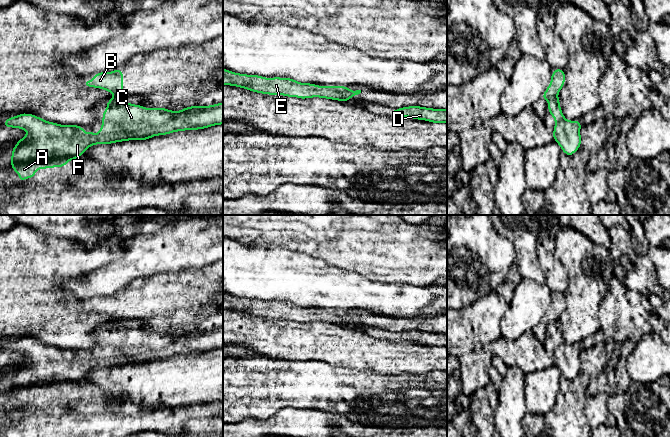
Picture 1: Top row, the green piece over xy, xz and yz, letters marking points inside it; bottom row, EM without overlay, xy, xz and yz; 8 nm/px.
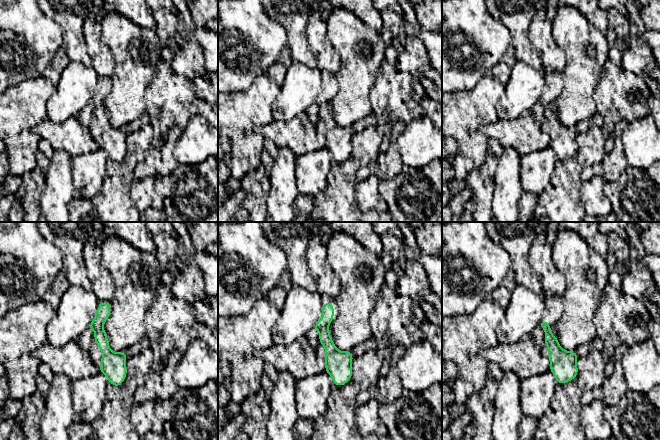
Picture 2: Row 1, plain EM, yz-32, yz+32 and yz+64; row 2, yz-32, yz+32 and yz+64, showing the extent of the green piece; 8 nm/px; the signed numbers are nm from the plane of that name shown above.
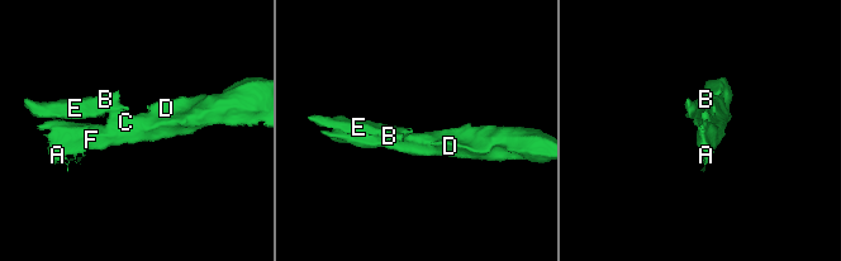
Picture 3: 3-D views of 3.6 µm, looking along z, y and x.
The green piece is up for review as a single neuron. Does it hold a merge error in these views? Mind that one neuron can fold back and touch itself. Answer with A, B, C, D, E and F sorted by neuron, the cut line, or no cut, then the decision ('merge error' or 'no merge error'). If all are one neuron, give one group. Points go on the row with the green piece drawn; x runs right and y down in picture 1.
A C D F / B E | yz (556, 95), (548, 101) | merge error

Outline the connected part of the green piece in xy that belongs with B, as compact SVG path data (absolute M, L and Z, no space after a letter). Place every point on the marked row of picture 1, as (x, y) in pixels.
M115 69L112 72L96 73L90 81L84 80L84 85L88 88L100 88L111 92L114 96L123 96L123 78L121 69Z

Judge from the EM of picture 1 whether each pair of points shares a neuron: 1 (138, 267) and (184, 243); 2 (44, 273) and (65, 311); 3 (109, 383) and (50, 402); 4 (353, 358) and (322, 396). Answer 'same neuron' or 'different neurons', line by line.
1: same neuron
2: same neuron
3: different neurons
4: different neurons

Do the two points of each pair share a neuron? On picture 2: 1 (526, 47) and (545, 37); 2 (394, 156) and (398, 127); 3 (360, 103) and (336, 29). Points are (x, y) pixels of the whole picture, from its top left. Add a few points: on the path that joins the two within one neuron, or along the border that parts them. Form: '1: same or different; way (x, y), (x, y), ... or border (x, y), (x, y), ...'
1: different; border (531, 21), (529, 39), (540, 57), (542, 66)
2: same; way (394, 149), (395, 134)
3: same; way (355, 85), (355, 60), (352, 57), (350, 47)

